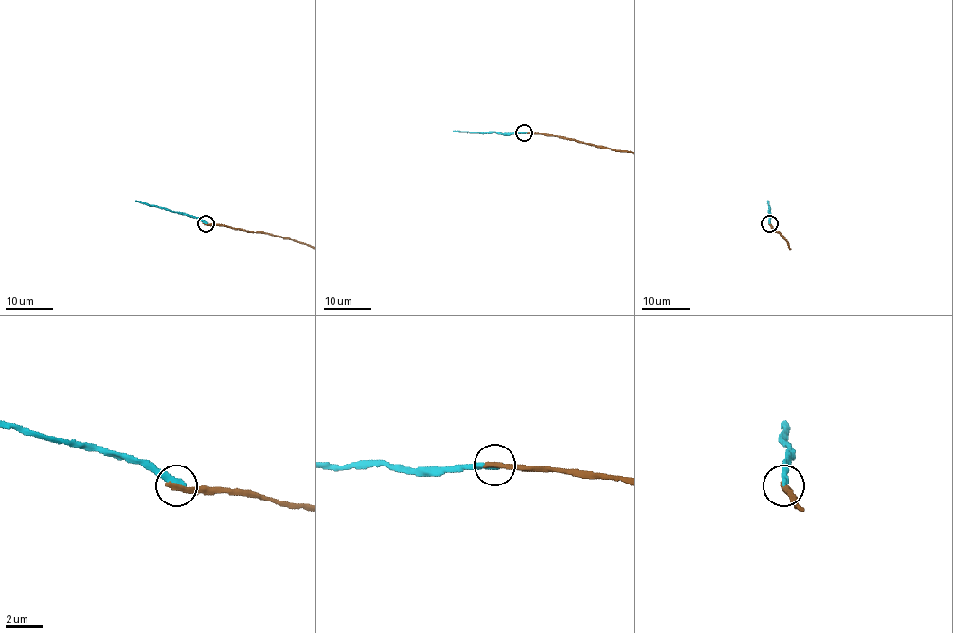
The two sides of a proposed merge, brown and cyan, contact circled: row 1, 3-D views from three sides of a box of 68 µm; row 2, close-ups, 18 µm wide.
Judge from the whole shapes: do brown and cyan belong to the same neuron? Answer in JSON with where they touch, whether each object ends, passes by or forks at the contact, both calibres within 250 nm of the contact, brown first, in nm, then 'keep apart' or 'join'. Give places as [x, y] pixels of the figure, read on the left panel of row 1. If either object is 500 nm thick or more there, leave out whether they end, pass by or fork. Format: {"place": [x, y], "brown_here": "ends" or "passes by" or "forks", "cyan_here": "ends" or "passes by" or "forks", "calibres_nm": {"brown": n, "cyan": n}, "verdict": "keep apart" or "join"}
{"place": [206, 223], "brown_here": "ends", "cyan_here": "ends", "calibres_nm": {"brown": 320, "cyan": 360}, "verdict": "keep apart"}

